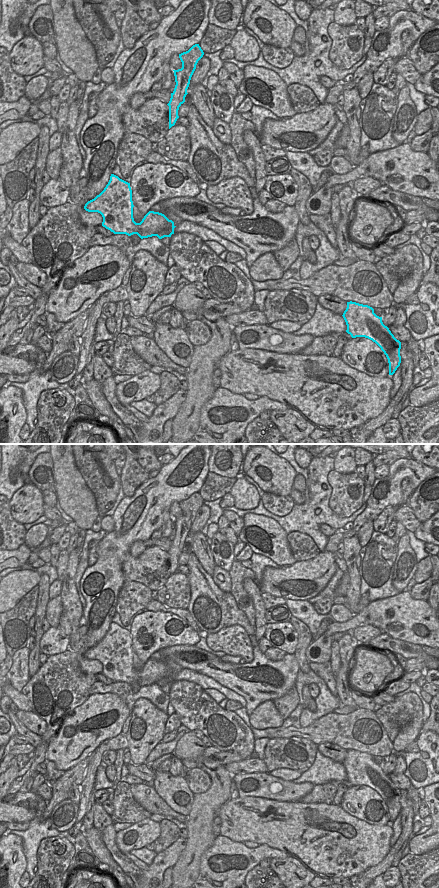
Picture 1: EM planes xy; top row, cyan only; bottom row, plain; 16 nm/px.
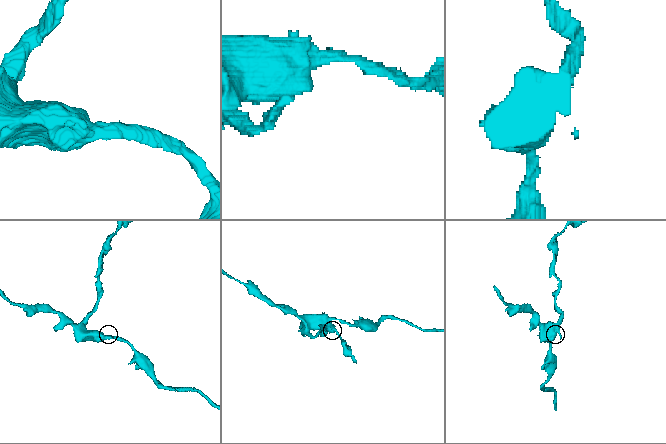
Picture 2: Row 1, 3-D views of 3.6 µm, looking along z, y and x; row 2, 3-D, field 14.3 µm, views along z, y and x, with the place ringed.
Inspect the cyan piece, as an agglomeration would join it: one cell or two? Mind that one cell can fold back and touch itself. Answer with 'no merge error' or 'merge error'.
merge error

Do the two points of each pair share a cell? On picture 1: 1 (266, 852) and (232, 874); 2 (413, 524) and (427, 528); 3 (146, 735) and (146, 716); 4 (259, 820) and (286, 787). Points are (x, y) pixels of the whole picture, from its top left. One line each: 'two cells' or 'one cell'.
1: one cell
2: two cells
3: one cell
4: two cells

